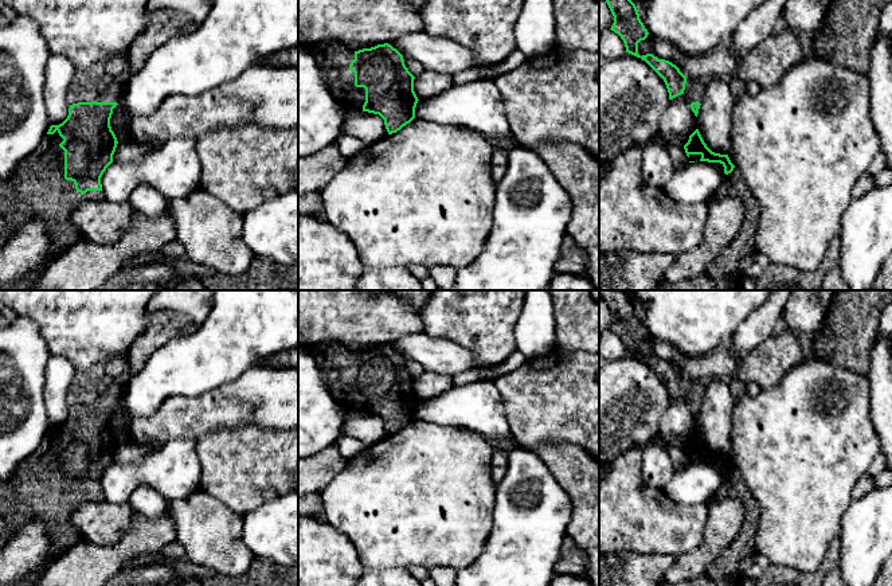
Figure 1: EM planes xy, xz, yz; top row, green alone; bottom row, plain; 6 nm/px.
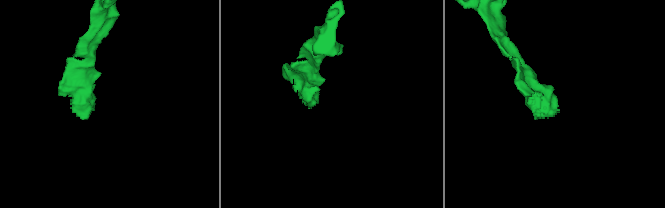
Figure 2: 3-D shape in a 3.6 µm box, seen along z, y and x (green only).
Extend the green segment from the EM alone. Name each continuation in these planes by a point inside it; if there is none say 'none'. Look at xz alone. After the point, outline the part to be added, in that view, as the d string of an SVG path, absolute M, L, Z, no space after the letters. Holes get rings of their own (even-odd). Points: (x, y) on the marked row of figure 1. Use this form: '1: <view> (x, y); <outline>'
1: xz (333, 57); M322 40L308 44L318 66L325 73L333 73L329 87L334 98L348 109L363 112L365 102L365 89L355 86L355 73L349 70L355 59L355 51L347 48L341 42Z

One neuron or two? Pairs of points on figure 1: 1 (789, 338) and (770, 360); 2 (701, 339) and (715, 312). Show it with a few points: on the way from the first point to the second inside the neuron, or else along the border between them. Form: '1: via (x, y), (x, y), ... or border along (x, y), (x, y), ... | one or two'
1: via (787, 343), (775, 355) | one
2: via (701, 332), (701, 325), (708, 319) | one

